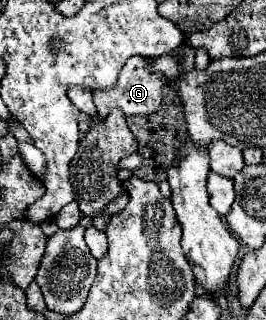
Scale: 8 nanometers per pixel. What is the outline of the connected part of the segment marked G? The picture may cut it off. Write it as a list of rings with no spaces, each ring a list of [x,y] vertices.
[[[131,56],[123,70],[119,72],[117,84],[109,90],[95,90],[93,92],[93,100],[97,106],[97,112],[101,118],[107,118],[111,114],[111,108],[119,108],[123,110],[123,114],[135,116],[135,114],[151,114],[157,112],[161,106],[161,90],[165,86],[165,78],[161,74],[153,74],[151,70],[147,70],[145,58],[143,56]]]

